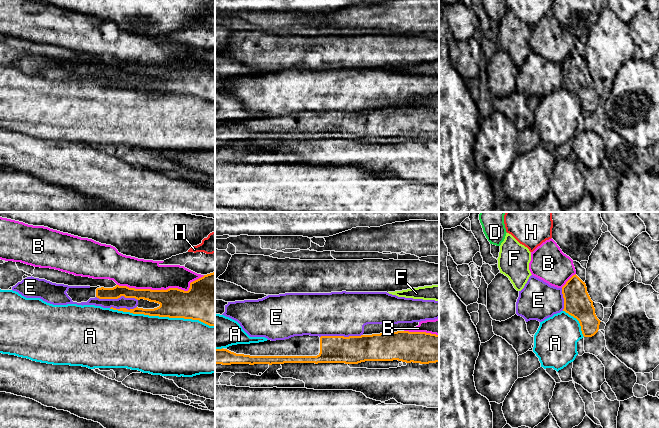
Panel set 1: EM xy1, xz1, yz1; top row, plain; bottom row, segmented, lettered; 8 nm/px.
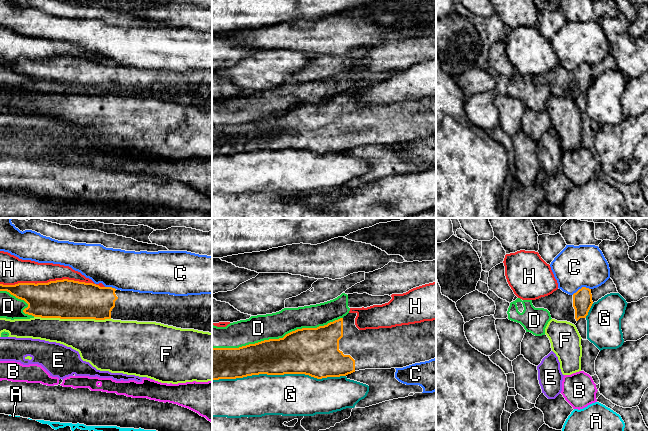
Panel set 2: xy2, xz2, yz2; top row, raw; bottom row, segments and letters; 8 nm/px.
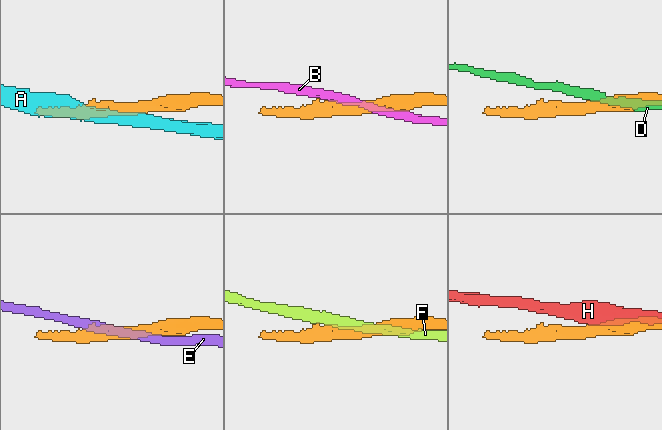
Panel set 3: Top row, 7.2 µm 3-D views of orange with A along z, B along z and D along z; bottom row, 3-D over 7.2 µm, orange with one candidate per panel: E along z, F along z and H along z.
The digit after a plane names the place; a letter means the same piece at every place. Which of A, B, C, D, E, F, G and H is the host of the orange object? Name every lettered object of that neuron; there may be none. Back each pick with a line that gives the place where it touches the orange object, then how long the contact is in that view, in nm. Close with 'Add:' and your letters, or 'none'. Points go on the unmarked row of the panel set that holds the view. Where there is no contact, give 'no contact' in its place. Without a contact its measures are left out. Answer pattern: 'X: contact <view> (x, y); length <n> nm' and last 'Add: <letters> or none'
Add: none

